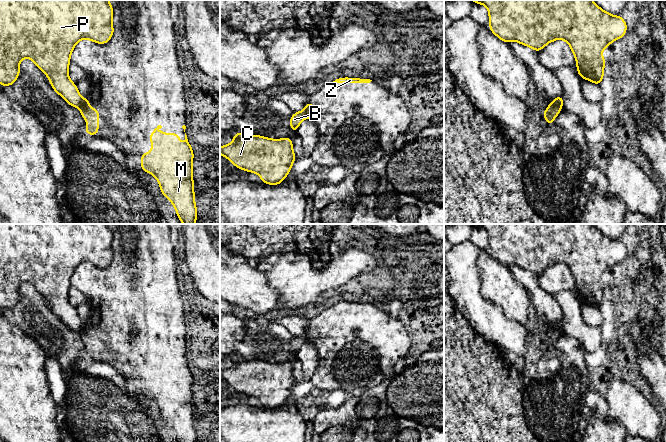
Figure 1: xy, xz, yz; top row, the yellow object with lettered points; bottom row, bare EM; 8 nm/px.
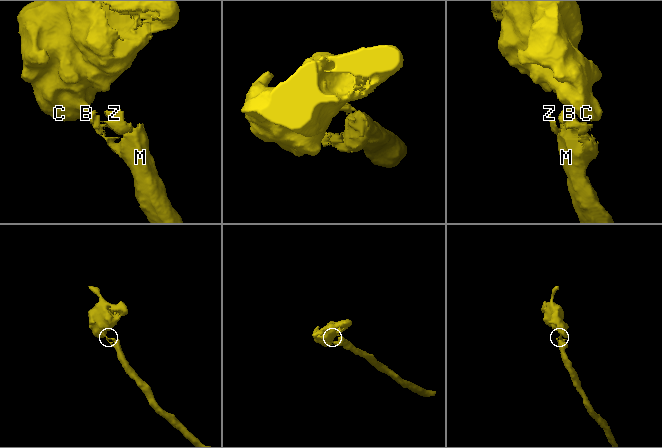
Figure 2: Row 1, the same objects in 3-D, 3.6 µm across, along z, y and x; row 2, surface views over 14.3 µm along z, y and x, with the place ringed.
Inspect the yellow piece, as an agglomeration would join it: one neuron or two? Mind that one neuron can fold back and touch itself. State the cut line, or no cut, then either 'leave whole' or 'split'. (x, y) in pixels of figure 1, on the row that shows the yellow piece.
xy (84, 99), (78, 107) | split

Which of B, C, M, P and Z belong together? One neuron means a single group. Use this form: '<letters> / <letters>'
B C P / M Z

